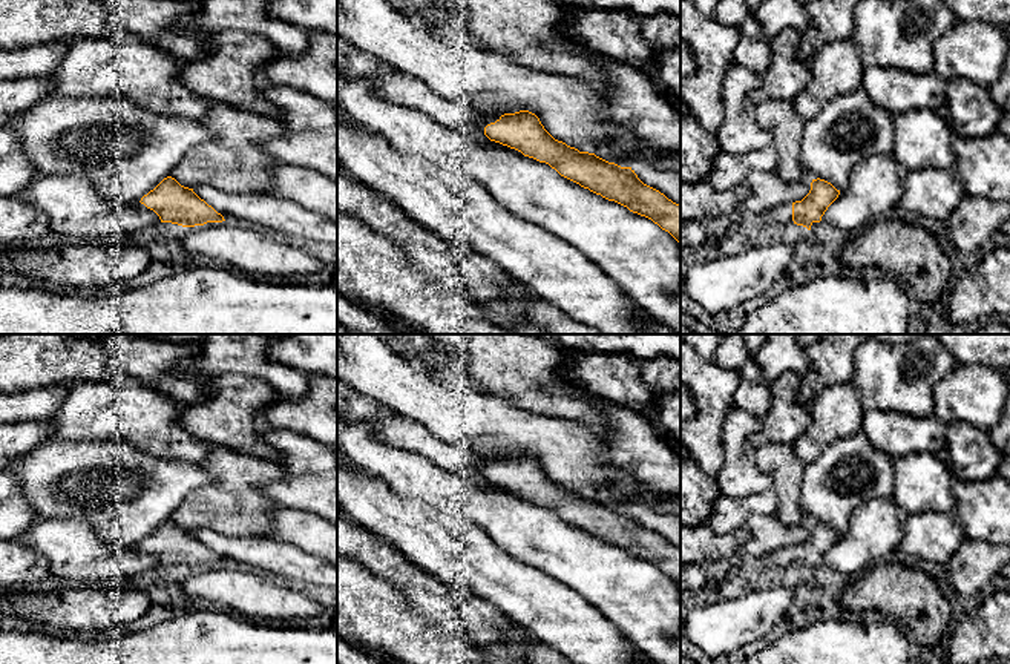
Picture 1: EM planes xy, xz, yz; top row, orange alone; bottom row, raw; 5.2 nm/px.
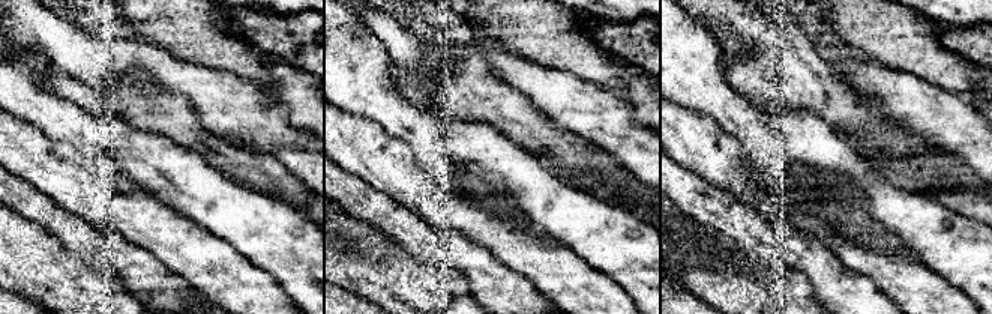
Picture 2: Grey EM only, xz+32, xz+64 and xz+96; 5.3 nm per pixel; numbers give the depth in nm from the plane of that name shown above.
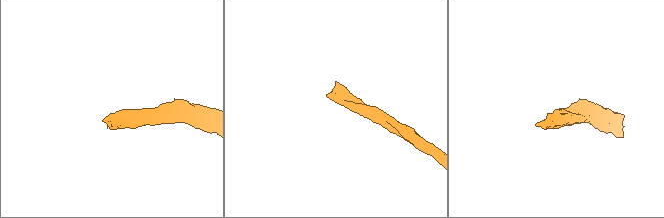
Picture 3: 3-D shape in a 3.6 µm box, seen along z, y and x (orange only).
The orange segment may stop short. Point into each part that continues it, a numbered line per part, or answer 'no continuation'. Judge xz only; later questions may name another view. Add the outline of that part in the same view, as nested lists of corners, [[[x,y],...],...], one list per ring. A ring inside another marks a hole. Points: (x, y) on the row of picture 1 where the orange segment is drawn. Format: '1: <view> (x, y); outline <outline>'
1: xz (491, 115); outline [[[474,107],[478,113],[481,113],[486,121],[490,124],[490,123],[495,123],[497,120],[500,120],[501,113],[495,112],[495,110],[483,110],[481,107]]]

